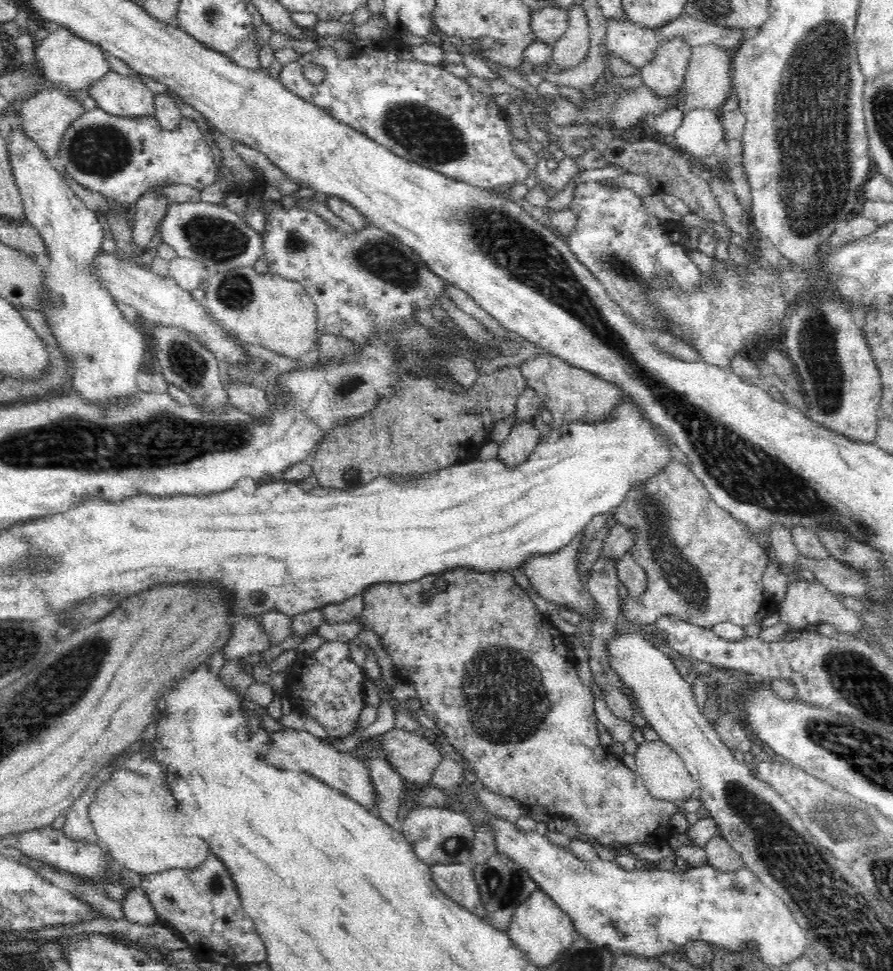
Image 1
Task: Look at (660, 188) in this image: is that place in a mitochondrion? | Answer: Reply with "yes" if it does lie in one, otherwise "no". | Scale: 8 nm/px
no

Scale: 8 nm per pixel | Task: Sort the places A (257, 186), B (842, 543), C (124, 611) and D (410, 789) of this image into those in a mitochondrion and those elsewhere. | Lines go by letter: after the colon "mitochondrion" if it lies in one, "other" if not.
A: other
B: mitochondrion
C: other
D: other

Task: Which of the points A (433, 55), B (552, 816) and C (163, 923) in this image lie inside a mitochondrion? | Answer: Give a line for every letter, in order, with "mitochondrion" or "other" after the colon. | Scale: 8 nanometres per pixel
A: other
B: other
C: other

